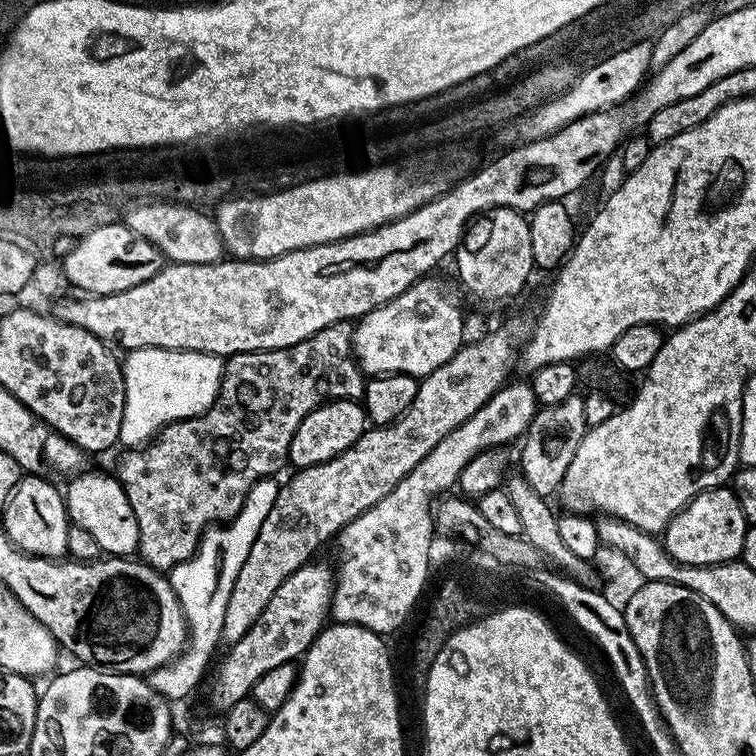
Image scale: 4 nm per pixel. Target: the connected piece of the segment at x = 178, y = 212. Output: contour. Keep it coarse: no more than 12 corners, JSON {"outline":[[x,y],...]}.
{"outline":[[140,202],[130,227],[173,264],[213,264],[226,249],[196,206]]}

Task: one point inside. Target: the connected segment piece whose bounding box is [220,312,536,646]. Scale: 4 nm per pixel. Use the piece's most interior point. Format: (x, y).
(319, 501)

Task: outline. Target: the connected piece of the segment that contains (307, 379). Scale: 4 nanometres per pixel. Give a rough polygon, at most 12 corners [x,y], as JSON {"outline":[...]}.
{"outline":[[353,325],[224,360],[201,416],[121,451],[138,556],[190,560],[294,430],[363,401]]}

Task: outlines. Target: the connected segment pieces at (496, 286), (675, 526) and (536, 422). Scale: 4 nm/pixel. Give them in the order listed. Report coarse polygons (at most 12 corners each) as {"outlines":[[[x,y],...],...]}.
{"outlines":[[[491,208],[454,261],[465,290],[500,304],[534,273],[528,221]],[[735,491],[692,497],[665,526],[679,564],[724,564],[749,527]],[[583,395],[541,407],[519,475],[559,493],[588,430]]]}

